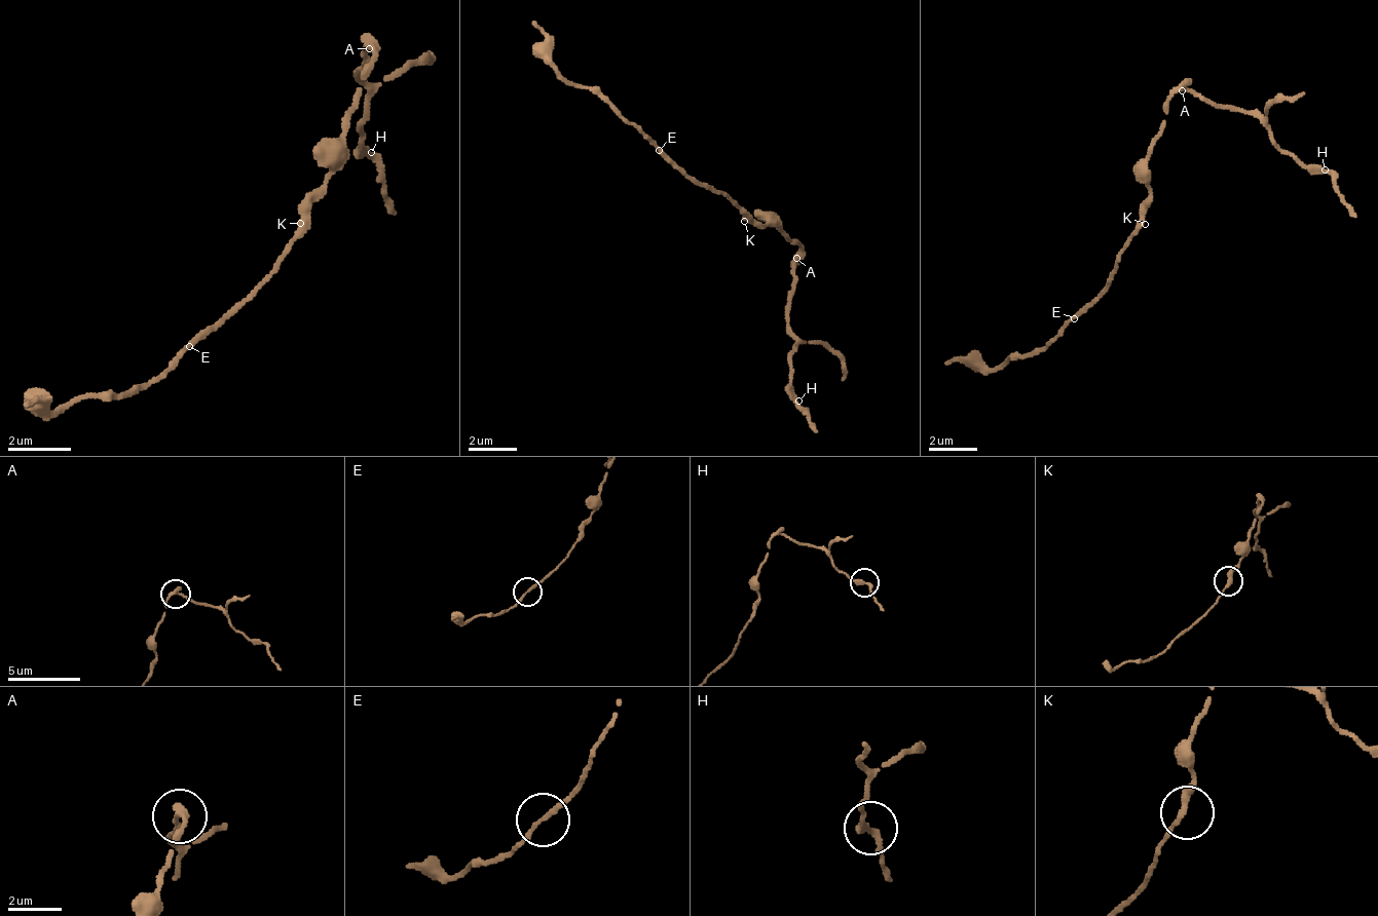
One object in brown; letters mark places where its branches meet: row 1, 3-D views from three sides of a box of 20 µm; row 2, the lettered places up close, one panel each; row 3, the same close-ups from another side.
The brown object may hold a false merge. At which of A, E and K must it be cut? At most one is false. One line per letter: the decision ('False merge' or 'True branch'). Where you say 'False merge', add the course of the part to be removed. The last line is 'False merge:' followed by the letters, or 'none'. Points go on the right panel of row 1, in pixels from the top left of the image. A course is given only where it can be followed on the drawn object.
A: False merge. Course of the part to remove: (1181, 91), (1253, 110), (1282, 152), (1318, 163), (1354, 218)
E: True branch
K: True branch
False merge: A

